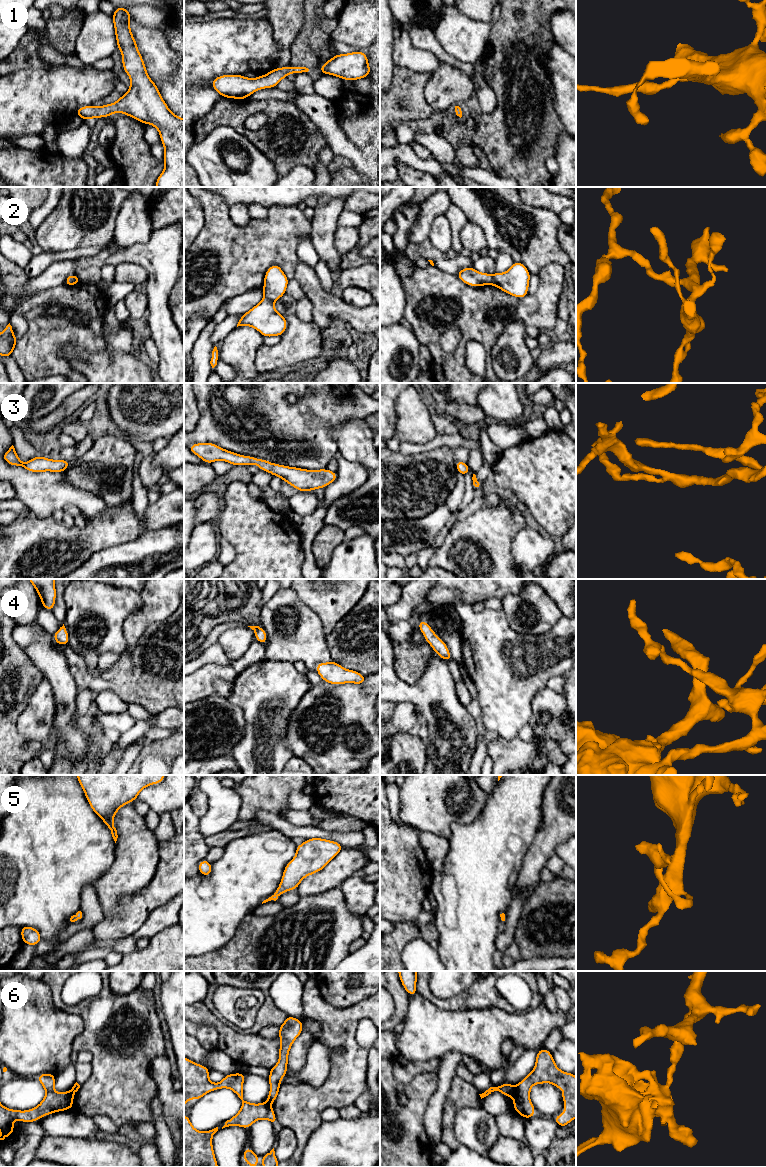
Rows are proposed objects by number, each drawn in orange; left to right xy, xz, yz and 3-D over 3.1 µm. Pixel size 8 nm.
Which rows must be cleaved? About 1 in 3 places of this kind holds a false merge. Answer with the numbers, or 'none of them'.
2, 6

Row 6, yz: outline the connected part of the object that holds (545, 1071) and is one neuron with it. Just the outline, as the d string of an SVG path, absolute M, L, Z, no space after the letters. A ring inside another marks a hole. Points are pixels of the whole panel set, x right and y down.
M545 1048L537 1053L533 1071L515 1086L513 1109L525 1119L534 1117L536 1109L530 1102L530 1089L534 1084L543 1083L552 1083L561 1091L564 1113L555 1115L554 1120L559 1127L568 1125L576 1118L576 1076L561 1071L555 1065L552 1053Z

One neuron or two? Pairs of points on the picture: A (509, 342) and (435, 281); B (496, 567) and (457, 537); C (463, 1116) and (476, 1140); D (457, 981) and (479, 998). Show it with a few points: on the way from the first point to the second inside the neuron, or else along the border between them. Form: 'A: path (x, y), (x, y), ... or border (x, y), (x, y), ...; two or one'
A: border (518, 320), (505, 327), (492, 347), (491, 357); two
B: path (485, 566), (479, 563), (477, 557), (468, 548); one
C: path (469, 1122), (475, 1129), (475, 1134); one
D: border (474, 981), (457, 995), (445, 999); two

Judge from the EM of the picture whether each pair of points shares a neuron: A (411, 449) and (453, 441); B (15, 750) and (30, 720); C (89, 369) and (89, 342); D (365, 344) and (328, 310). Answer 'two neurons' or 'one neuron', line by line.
A: one neuron
B: two neurons
C: two neurons
D: two neurons

